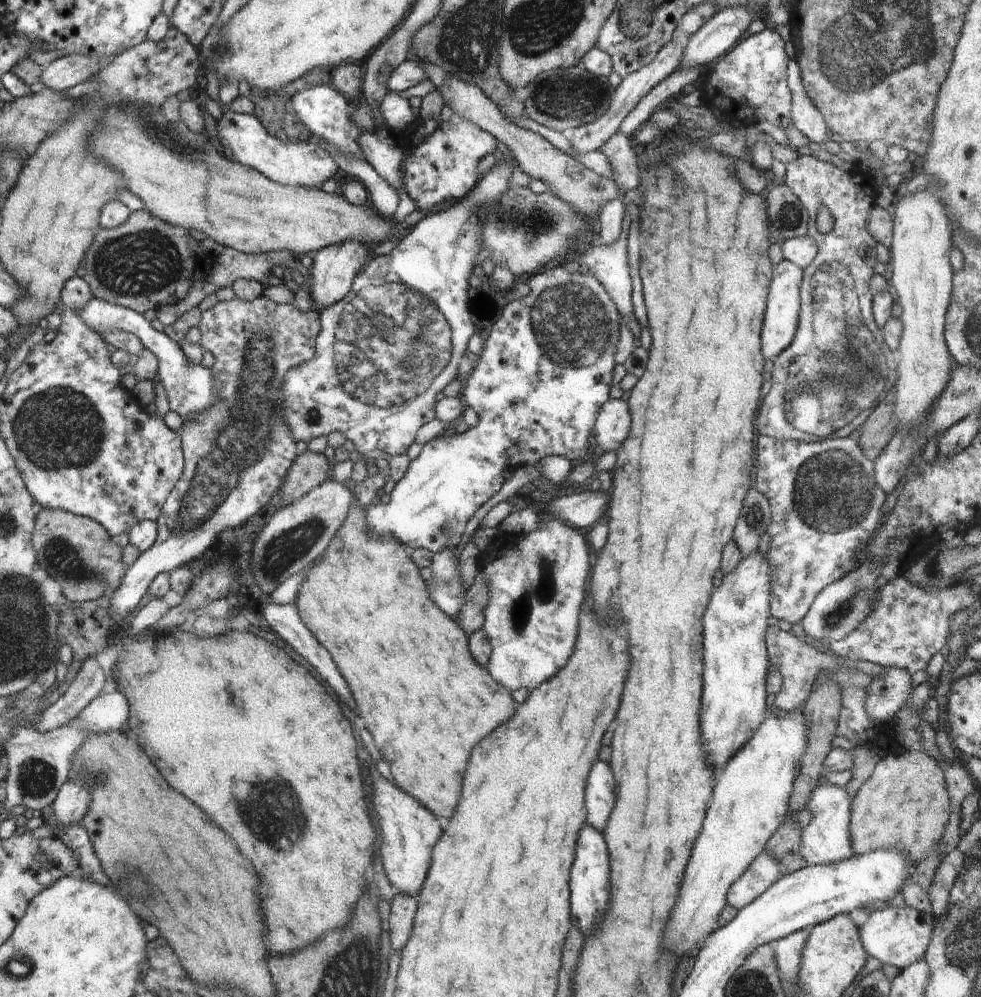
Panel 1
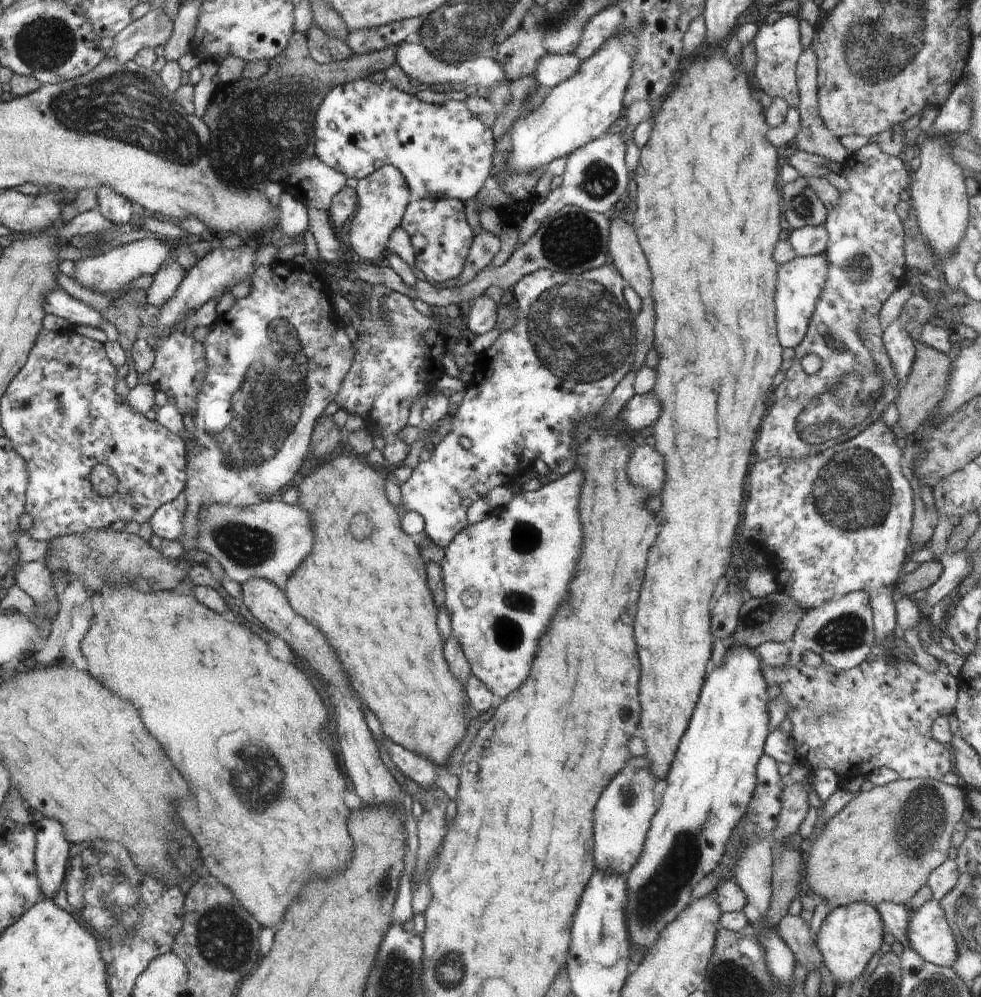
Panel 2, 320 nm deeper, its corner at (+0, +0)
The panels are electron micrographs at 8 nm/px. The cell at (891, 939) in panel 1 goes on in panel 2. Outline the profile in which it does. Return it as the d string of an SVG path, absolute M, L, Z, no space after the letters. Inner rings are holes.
M934 898L927 900L920 908L910 912L909 925L907 926L907 943L925 961L935 965L952 967L959 957L957 940L941 904Z

